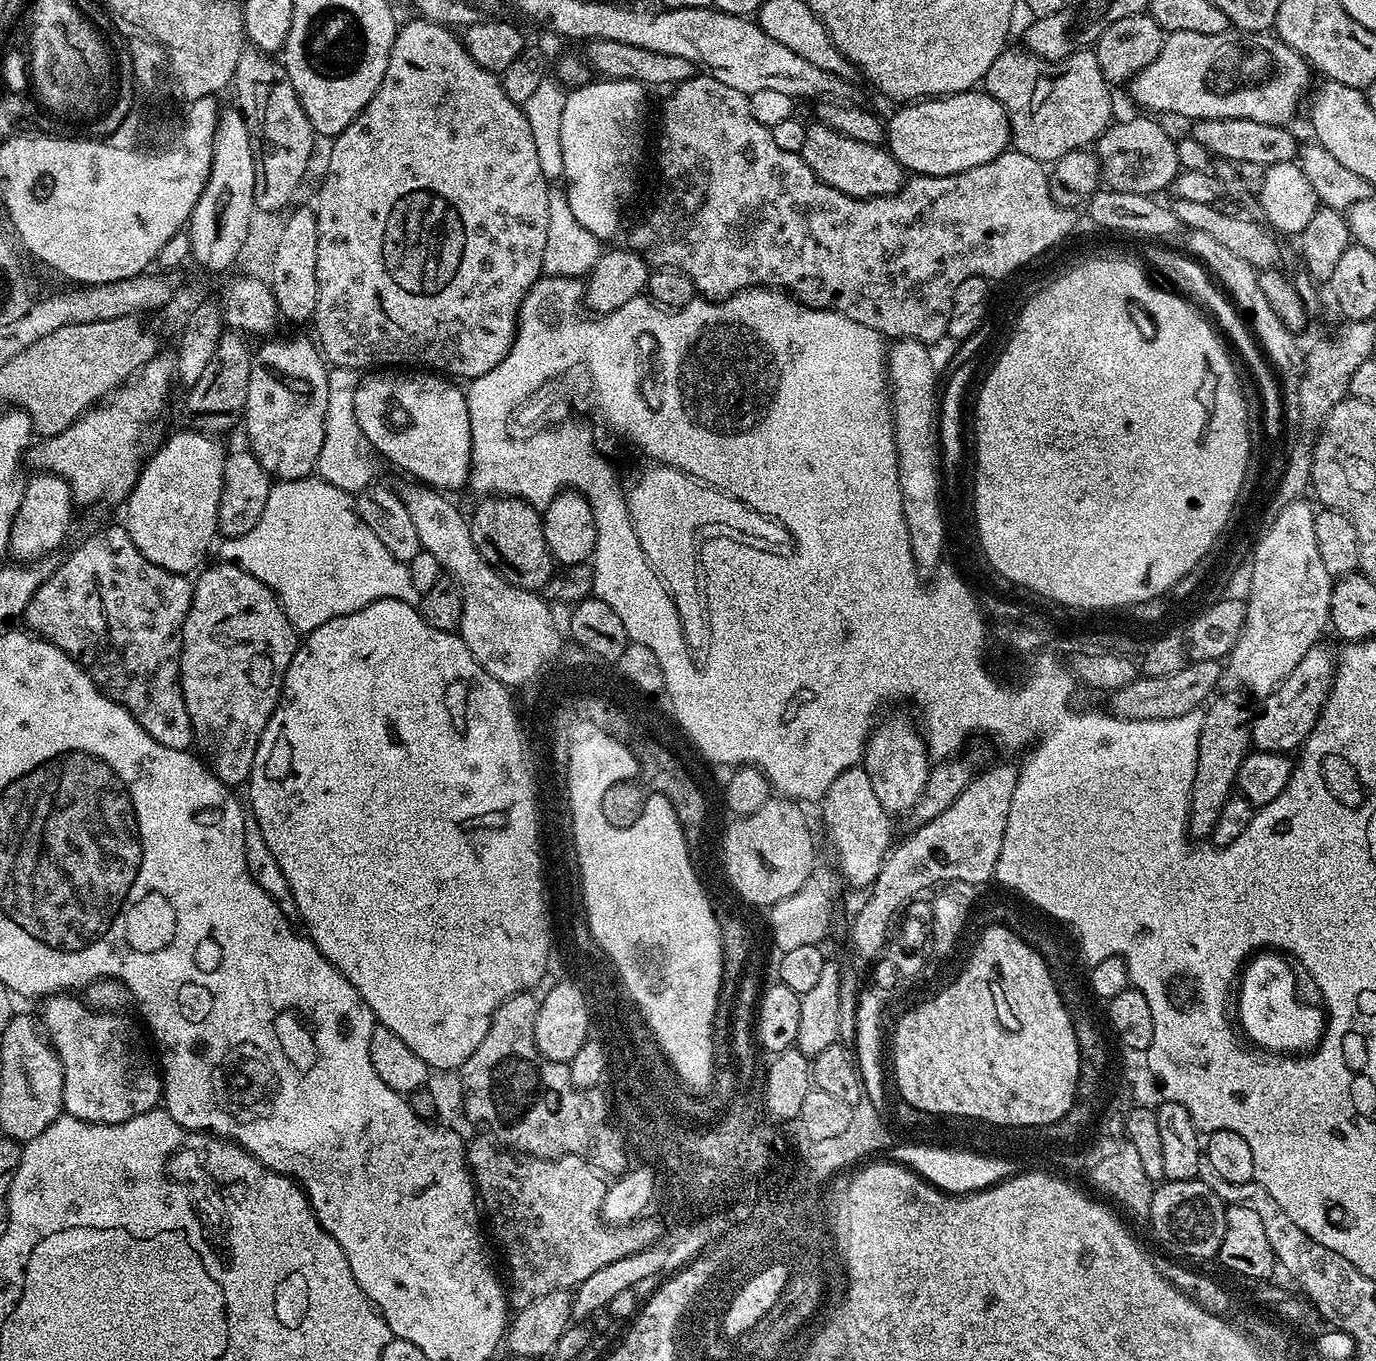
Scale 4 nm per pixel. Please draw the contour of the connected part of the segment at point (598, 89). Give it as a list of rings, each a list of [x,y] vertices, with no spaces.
[[[596,78],[573,87],[562,112],[564,189],[578,222],[602,242],[620,228],[624,207],[636,192],[636,175],[644,160],[645,85],[633,80]]]

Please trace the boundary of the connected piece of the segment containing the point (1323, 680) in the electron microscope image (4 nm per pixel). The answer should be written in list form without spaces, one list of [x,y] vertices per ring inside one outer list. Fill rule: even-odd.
[[[1315,644],[1293,672],[1262,700],[1260,713],[1255,713],[1250,724],[1250,744],[1255,751],[1295,753],[1314,730],[1336,674],[1334,652],[1324,644]]]

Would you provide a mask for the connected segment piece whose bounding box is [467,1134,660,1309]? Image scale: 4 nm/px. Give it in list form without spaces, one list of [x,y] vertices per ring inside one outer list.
[[[480,1134],[476,1141],[467,1145],[468,1167],[476,1194],[482,1205],[483,1215],[492,1223],[492,1232],[504,1251],[508,1263],[510,1300],[517,1309],[525,1308],[534,1298],[550,1294],[554,1290],[572,1290],[590,1274],[657,1243],[660,1224],[656,1220],[639,1218],[628,1224],[613,1226],[601,1215],[606,1189],[605,1177],[583,1156],[552,1156],[549,1160],[525,1158],[511,1150],[505,1150],[488,1134]]]

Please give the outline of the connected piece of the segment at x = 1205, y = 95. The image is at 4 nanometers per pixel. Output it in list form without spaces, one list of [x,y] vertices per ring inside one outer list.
[[[1239,30],[1222,34],[1174,32],[1165,39],[1158,58],[1140,71],[1126,91],[1144,107],[1141,109],[1152,114],[1177,112],[1180,116],[1189,116],[1192,122],[1210,118],[1250,118],[1250,122],[1287,125],[1288,119],[1299,110],[1312,76],[1314,72],[1308,61],[1275,34]]]

